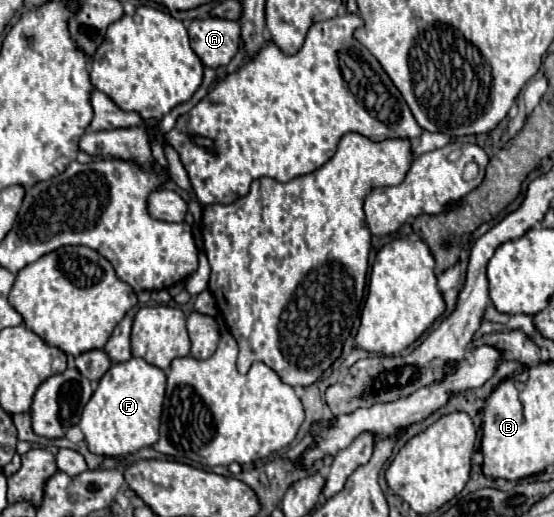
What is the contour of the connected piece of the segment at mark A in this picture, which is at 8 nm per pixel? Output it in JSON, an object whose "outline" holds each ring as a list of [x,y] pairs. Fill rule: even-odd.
{"outline":[[[207,17],[195,19],[189,25],[191,49],[207,67],[223,67],[235,57],[241,39],[241,27],[237,21]]]}

